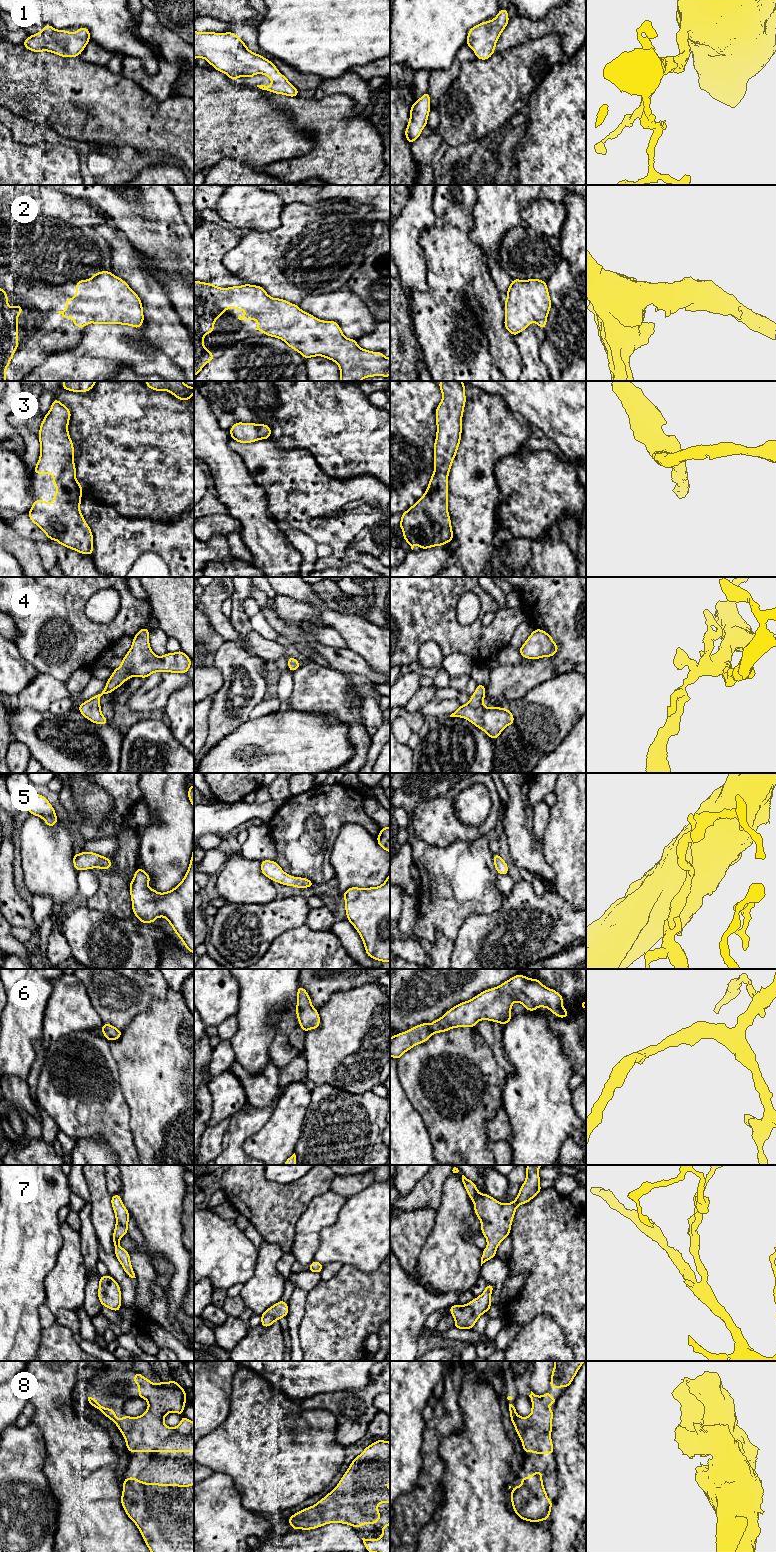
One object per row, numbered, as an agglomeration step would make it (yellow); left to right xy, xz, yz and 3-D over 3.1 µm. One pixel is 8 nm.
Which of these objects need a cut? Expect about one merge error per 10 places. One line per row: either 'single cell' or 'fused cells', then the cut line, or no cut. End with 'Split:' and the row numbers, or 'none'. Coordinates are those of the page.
1: single cell | no cut
2: single cell | no cut
3: single cell | no cut
4: single cell | no cut
5: single cell | no cut
6: single cell | no cut
7: single cell | no cut
8: single cell | no cut
Split: none

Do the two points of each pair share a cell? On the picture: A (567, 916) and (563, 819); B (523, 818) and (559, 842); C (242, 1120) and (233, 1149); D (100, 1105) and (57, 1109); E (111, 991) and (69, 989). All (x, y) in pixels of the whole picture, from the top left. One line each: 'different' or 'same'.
A: different
B: different
C: same
D: same
E: different

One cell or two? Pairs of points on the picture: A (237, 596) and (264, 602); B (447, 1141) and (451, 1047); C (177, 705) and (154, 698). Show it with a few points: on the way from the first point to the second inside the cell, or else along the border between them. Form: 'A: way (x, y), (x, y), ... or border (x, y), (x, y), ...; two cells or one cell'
A: border (252, 587), (249, 596); two cells
B: way (446, 1118), (444, 1093), (450, 1087), (450, 1070); one cell
C: border (183, 686), (175, 689), (170, 694), (163, 708); two cells

